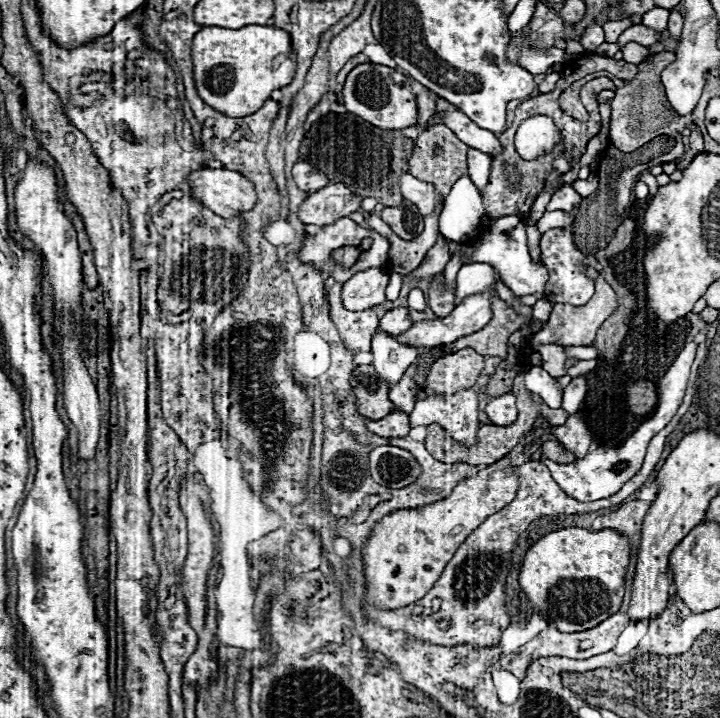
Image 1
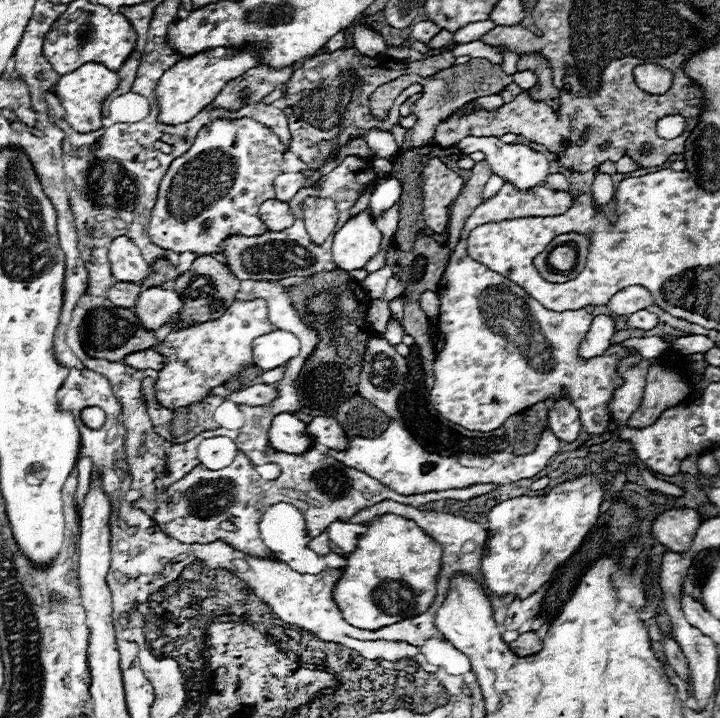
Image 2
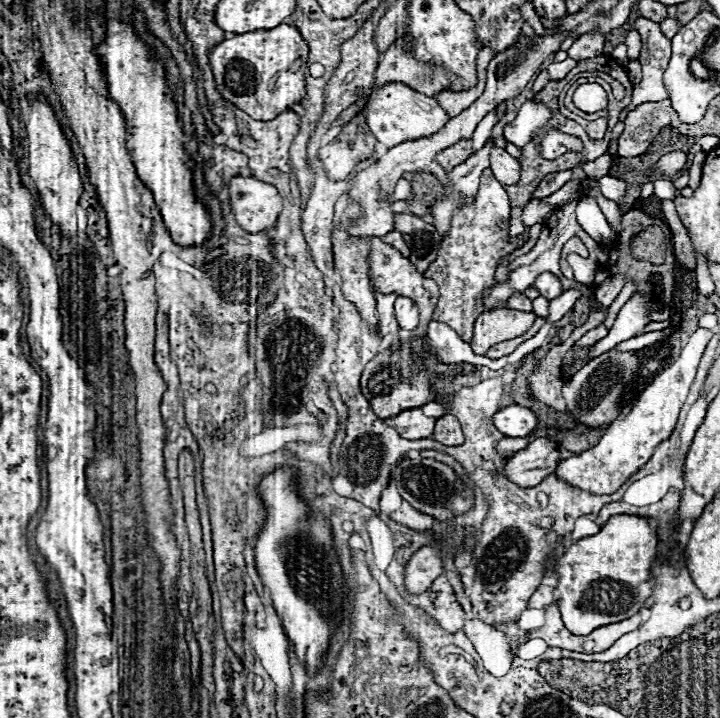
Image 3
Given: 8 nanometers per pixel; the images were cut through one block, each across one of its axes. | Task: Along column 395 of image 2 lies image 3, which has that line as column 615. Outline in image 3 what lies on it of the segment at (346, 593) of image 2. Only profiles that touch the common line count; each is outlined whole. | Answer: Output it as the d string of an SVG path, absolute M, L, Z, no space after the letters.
M612 516L598 534L588 536L572 544L564 556L558 558L558 564L554 568L556 574L560 574L558 586L556 586L556 602L560 604L560 612L564 616L564 624L574 634L588 634L604 624L616 624L620 620L632 618L644 602L652 594L652 582L650 582L650 568L658 554L658 536L656 528L650 526L650 520L646 516Z

